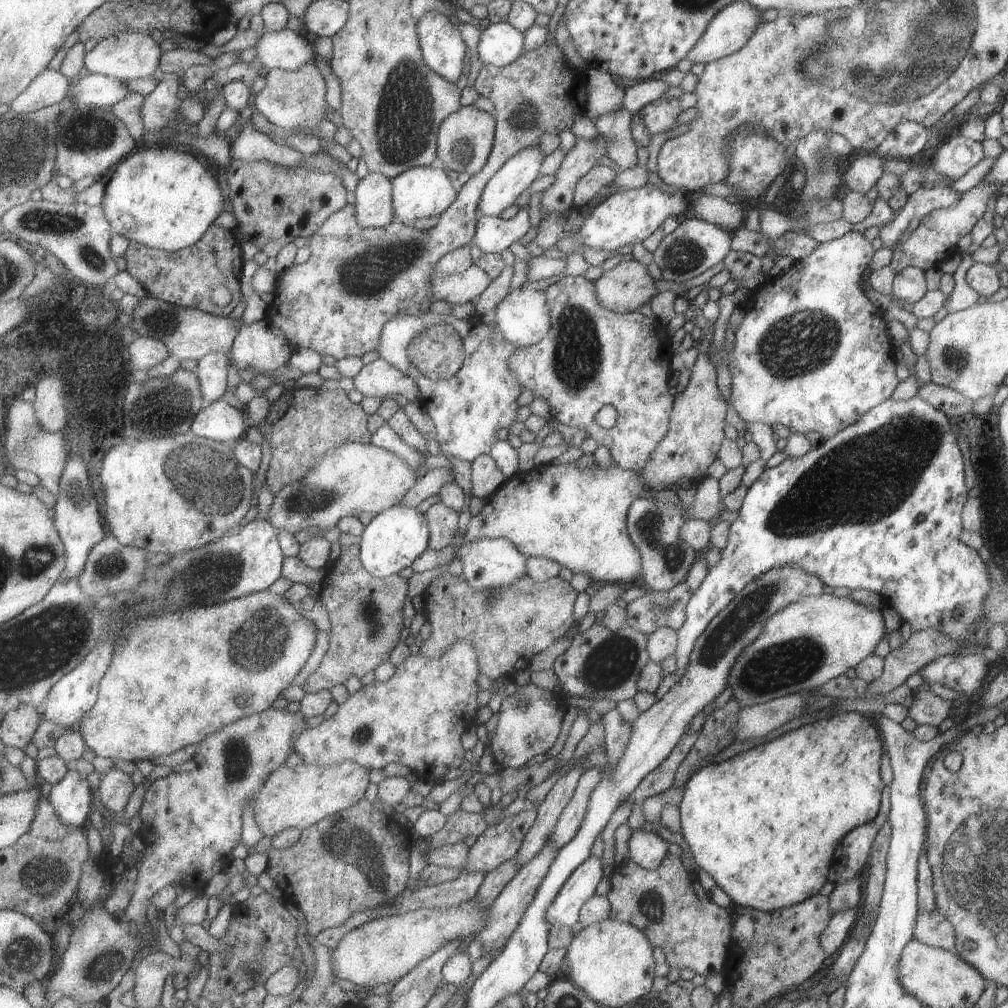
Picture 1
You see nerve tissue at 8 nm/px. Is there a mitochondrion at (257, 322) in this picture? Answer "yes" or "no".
no

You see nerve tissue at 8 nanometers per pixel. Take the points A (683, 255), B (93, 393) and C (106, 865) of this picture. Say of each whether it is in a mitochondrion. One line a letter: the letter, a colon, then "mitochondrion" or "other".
A: mitochondrion
B: other
C: other

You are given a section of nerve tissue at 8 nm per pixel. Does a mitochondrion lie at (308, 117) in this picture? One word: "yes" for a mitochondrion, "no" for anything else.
no

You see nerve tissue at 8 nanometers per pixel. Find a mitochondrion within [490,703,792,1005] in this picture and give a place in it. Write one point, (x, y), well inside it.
(651, 905)

